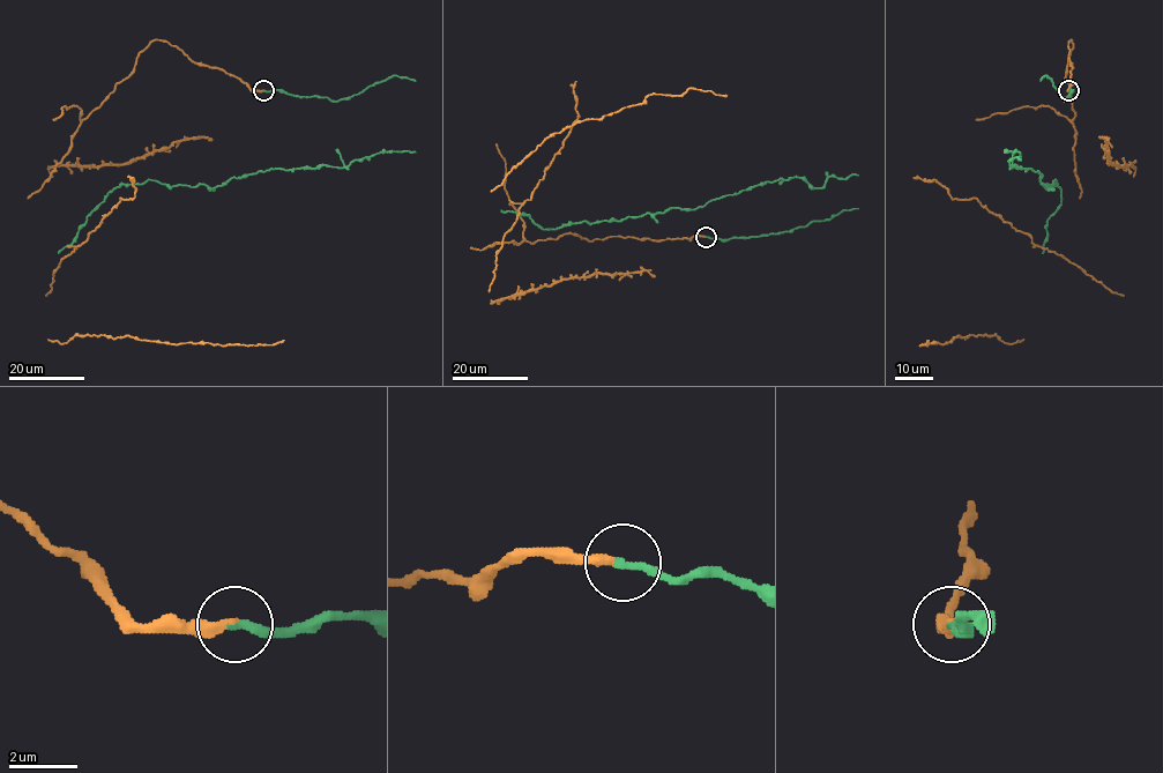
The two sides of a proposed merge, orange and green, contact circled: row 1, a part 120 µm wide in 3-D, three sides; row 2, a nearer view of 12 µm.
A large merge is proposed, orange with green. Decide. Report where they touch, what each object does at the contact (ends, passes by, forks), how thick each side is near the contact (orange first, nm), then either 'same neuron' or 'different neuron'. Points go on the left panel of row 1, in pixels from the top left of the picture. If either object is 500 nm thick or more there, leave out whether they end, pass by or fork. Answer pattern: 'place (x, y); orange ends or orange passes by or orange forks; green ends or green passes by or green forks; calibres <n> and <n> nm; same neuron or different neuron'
place (263, 90); orange ends; green ends; calibres 300 and 240 nm; different neuron

